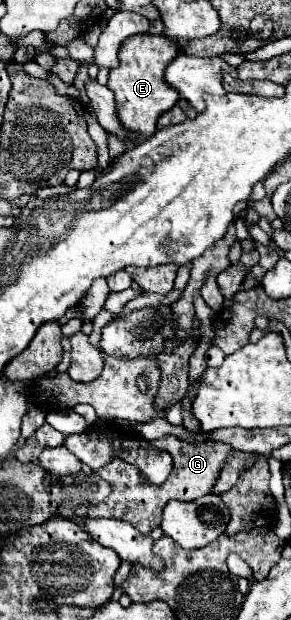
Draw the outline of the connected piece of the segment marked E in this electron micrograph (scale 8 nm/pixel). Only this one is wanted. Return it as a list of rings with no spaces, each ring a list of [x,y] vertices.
[[[137,34],[127,38],[121,44],[119,50],[119,66],[109,72],[109,88],[115,92],[115,106],[117,106],[117,118],[129,132],[135,132],[137,136],[133,140],[125,140],[125,150],[131,150],[133,146],[139,146],[139,142],[147,140],[157,130],[157,118],[171,110],[179,102],[179,94],[167,86],[163,80],[163,72],[167,64],[177,56],[179,48],[173,40],[167,40],[165,36],[153,36],[153,34]]]

